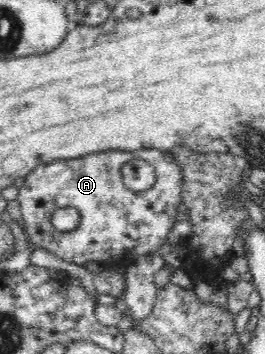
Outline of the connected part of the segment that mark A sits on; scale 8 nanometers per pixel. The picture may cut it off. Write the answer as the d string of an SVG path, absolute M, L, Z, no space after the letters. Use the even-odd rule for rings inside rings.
M140 149L138 151L112 150L90 153L89 155L60 161L52 161L46 165L38 165L25 177L23 186L19 188L17 200L20 204L23 227L27 244L34 250L42 247L50 253L74 265L84 263L122 263L129 264L138 256L157 251L167 242L170 229L176 224L176 208L182 202L183 173L169 151L160 149ZM132 159L144 159L156 172L156 183L144 192L136 193L123 184L122 167ZM62 207L75 207L81 220L72 231L58 232L52 225L52 213Z

